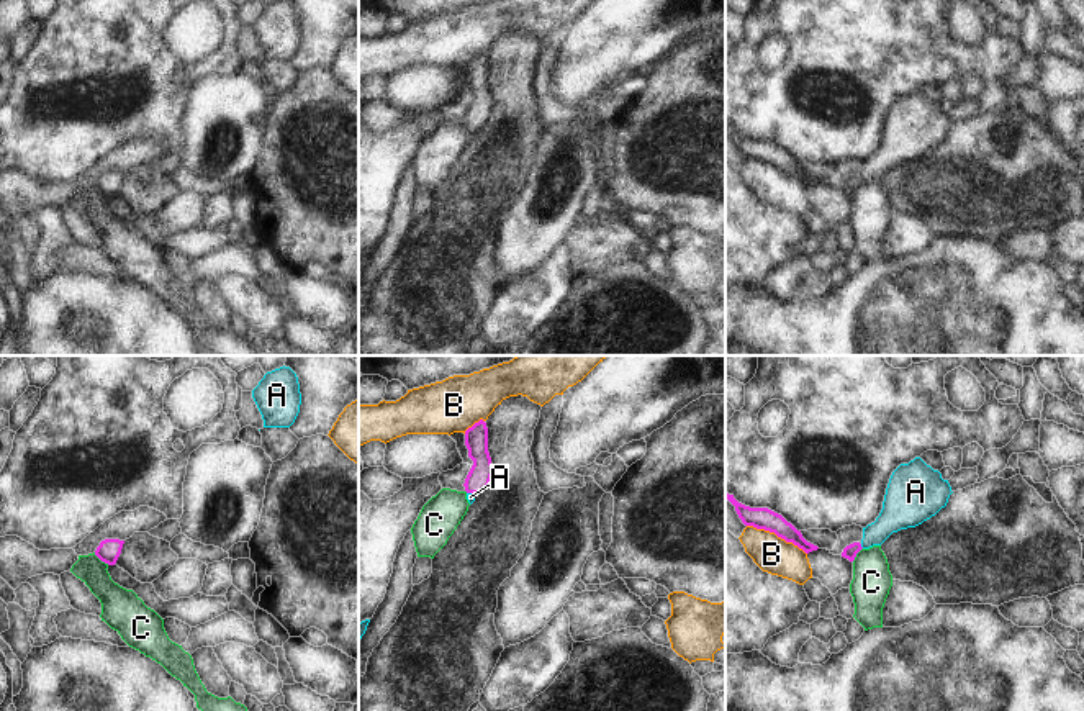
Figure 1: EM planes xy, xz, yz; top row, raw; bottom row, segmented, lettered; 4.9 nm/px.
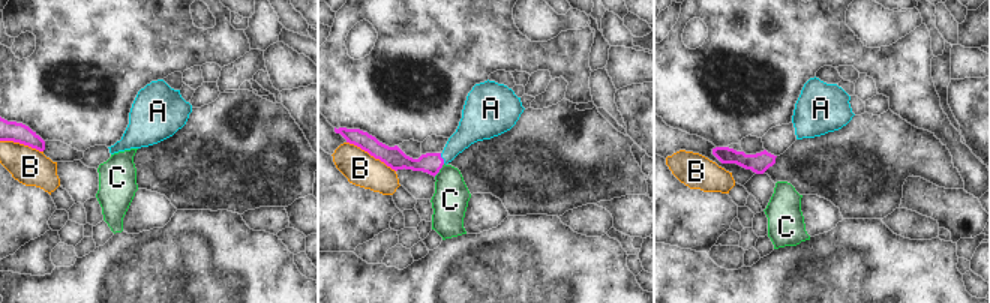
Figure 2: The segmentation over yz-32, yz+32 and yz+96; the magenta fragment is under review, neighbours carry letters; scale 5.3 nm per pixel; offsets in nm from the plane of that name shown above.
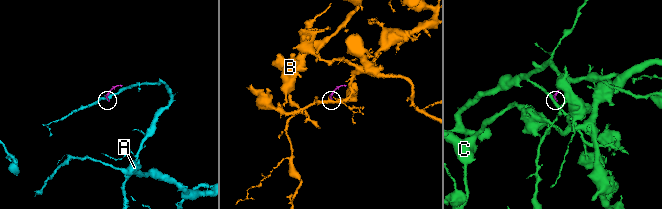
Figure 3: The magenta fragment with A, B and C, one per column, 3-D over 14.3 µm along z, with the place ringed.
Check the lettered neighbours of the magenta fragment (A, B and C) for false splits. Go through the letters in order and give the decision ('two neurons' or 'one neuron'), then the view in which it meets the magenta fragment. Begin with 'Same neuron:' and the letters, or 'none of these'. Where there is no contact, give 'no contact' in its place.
Same neuron: A
A: one neuron; contact in yz
B: two neurons; contact in yz
C: two neurons; contact in xy

